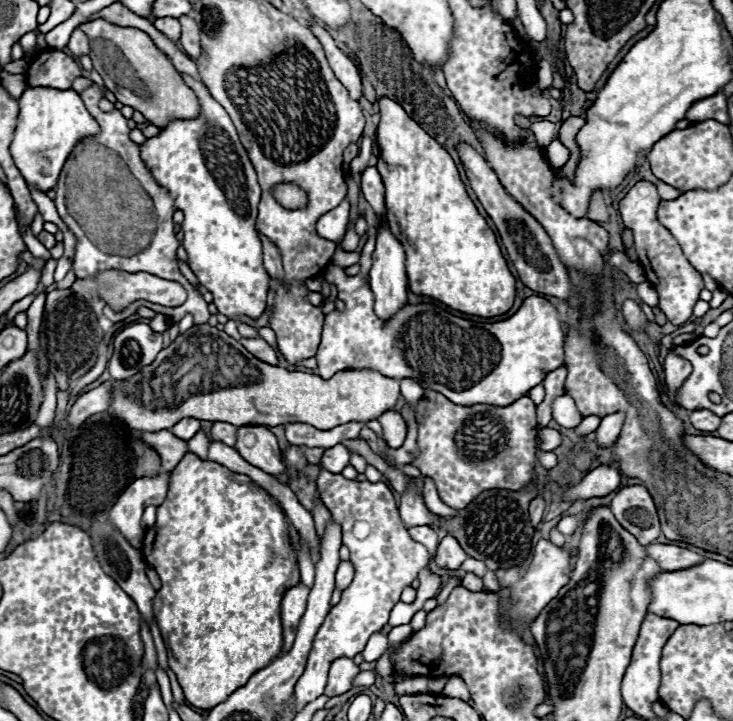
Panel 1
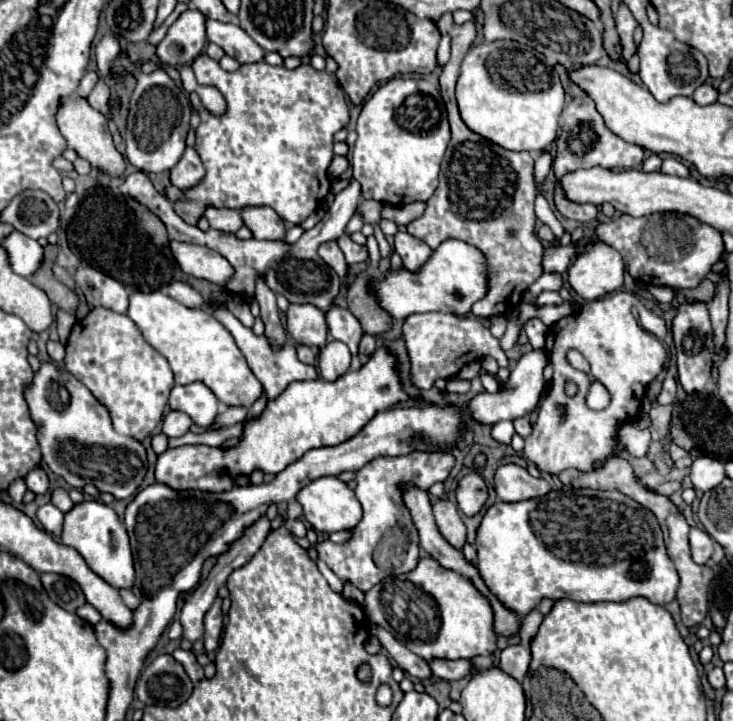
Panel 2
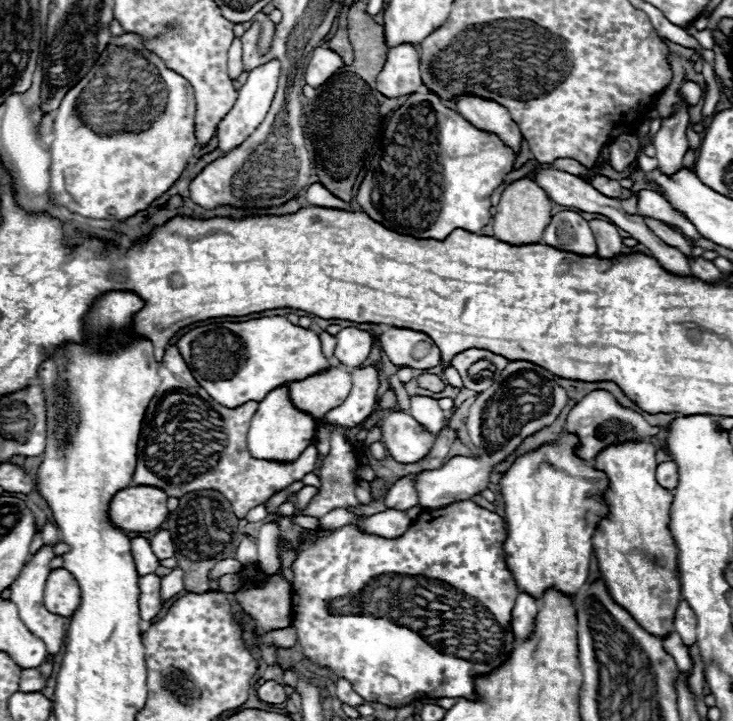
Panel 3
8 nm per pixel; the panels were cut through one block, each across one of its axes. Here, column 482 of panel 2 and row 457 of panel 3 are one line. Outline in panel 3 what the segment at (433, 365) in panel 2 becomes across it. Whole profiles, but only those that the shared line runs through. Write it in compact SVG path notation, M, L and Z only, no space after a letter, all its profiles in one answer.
M332 430L330 434L330 454L326 458L322 458L322 470L320 470L320 492L310 500L308 508L304 512L298 512L298 514L304 514L304 516L314 516L314 518L320 518L324 516L326 512L330 512L332 508L350 508L350 506L358 506L360 502L356 500L354 496L354 474L352 470L358 468L358 454L356 454L356 448L346 440L346 436L340 432L340 430Z

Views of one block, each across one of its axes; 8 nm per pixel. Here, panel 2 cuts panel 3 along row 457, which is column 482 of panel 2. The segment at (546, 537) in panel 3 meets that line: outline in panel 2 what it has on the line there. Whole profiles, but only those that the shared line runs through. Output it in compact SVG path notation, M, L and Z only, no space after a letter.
M562 488L552 490L542 498L524 502L496 502L484 514L474 546L478 550L480 576L490 592L504 606L522 616L532 612L542 598L568 598L574 602L622 602L642 596L664 606L676 598L678 590L678 572L666 556L658 520L648 508L618 490Z

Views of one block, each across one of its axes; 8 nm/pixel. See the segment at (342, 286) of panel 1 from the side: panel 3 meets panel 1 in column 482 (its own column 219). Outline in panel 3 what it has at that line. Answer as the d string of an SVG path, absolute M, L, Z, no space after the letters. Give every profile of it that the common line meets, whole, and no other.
M266 316L258 320L246 320L246 322L222 322L222 324L210 324L200 326L184 334L176 342L184 362L192 370L198 384L218 402L226 408L238 408L250 400L262 402L264 396L286 382L300 380L304 376L312 376L316 372L322 372L324 368L330 368L330 362L324 358L320 348L320 338L316 332L306 330L302 326L292 324L284 316Z

